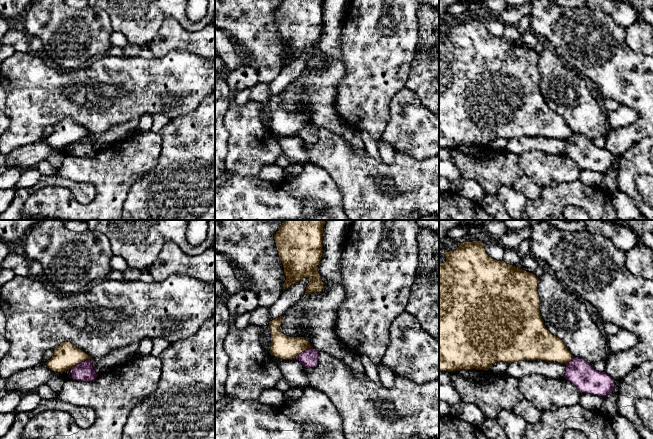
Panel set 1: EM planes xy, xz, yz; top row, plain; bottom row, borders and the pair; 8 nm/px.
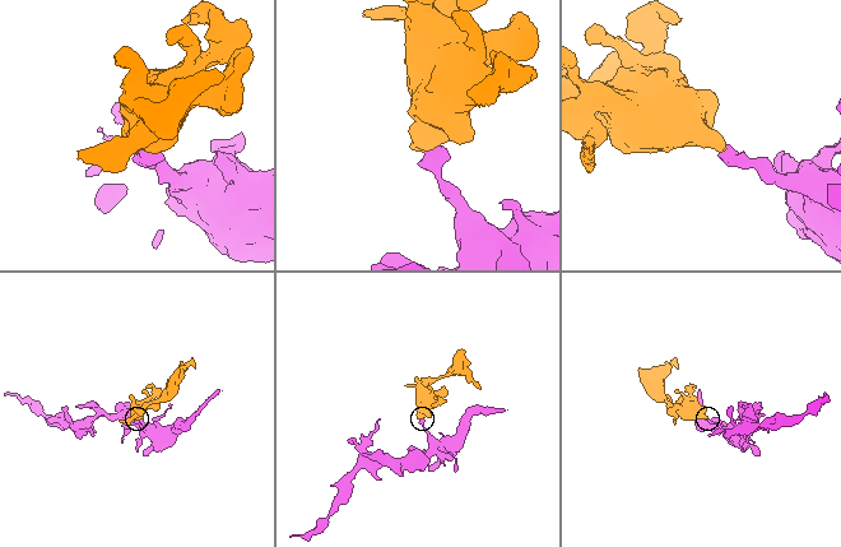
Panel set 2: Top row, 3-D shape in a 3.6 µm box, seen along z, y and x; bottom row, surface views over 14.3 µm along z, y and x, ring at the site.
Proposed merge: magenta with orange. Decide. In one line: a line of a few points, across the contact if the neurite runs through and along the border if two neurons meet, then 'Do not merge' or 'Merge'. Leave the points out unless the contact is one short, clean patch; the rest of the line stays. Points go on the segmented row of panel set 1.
Line: xy (91, 359), (86, 359), (70, 369). Do not merge

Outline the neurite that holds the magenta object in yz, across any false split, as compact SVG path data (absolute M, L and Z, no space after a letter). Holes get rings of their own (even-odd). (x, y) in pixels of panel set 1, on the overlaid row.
M574 357L567 365L564 378L582 393L605 397L615 391L615 379L606 372L596 371L580 357Z

